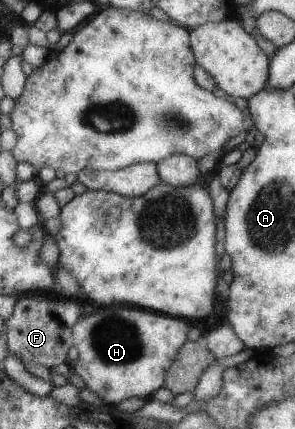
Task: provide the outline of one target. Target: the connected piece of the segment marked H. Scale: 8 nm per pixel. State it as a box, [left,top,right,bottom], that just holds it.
[69,305,186,407]

